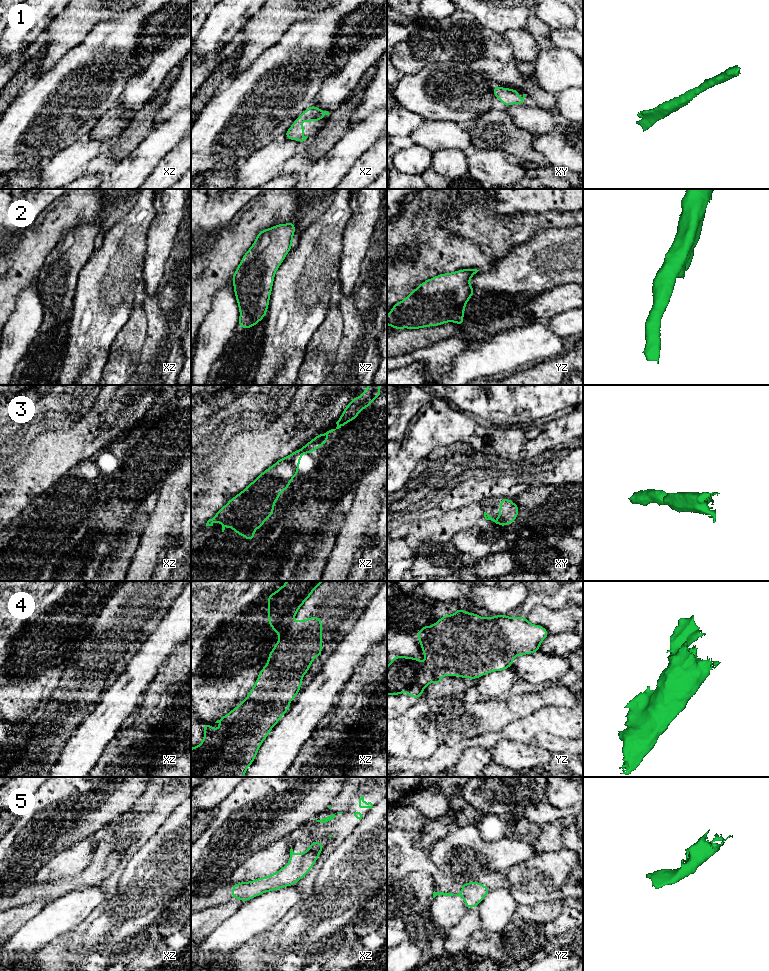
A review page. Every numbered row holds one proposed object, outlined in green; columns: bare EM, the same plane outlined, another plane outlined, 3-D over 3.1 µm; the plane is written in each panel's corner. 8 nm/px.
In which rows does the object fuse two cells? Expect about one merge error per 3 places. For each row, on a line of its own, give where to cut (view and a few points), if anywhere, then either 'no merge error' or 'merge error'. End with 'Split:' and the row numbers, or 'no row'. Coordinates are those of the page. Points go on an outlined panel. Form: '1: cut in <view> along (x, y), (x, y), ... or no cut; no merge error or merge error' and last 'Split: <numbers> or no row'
1: no cut; no merge error
2: no cut; no merge error
3: no cut; no merge error
4: cut in yz along (426, 666), (440, 678); merge error
5: no cut; no merge error
Split: 4

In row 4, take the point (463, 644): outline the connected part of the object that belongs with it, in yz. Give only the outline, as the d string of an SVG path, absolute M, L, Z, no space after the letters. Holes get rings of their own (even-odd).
M460 607L454 614L444 615L432 626L423 625L416 636L425 654L424 661L436 677L453 675L476 679L510 668L518 655L539 651L541 642L549 634L543 626L528 622L524 616L510 618L508 615L496 615L482 618Z

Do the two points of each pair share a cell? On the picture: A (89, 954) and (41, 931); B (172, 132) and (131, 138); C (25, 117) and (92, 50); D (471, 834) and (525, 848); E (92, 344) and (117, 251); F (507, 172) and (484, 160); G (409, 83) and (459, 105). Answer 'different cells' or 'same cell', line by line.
A: different cells
B: different cells
C: same cell
D: same cell
E: same cell
F: same cell
G: same cell

